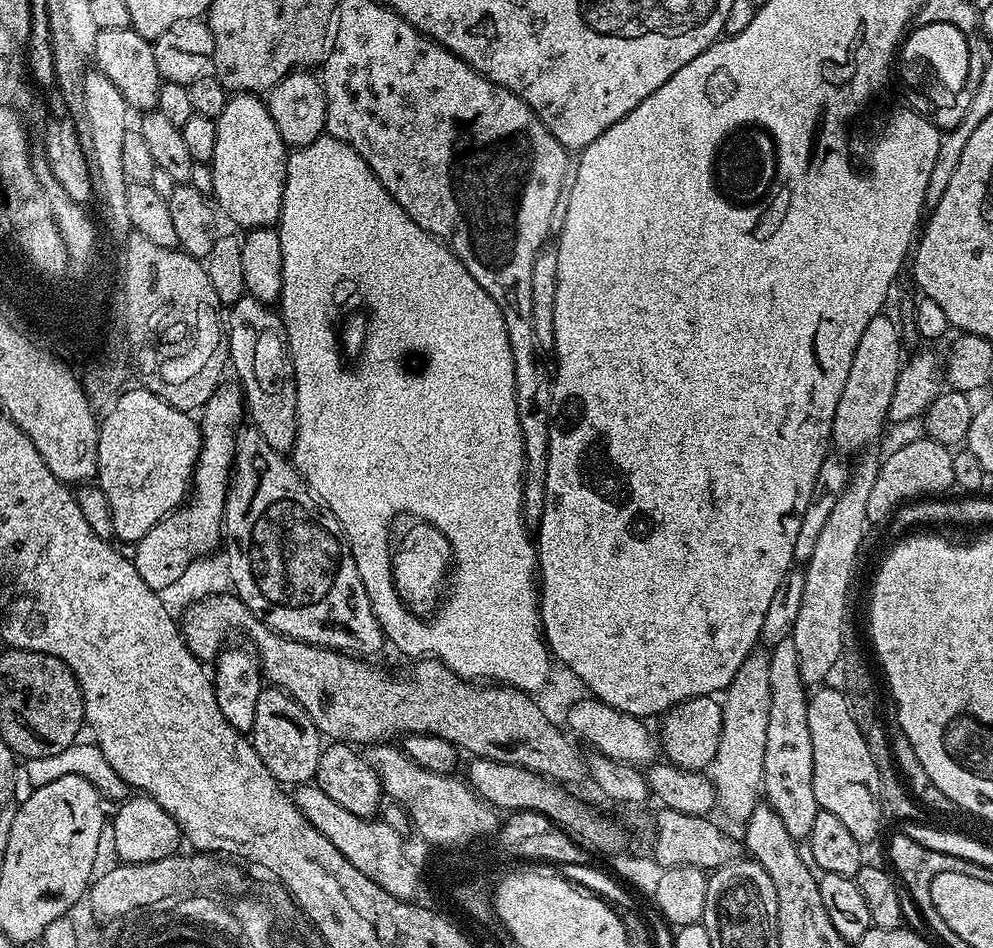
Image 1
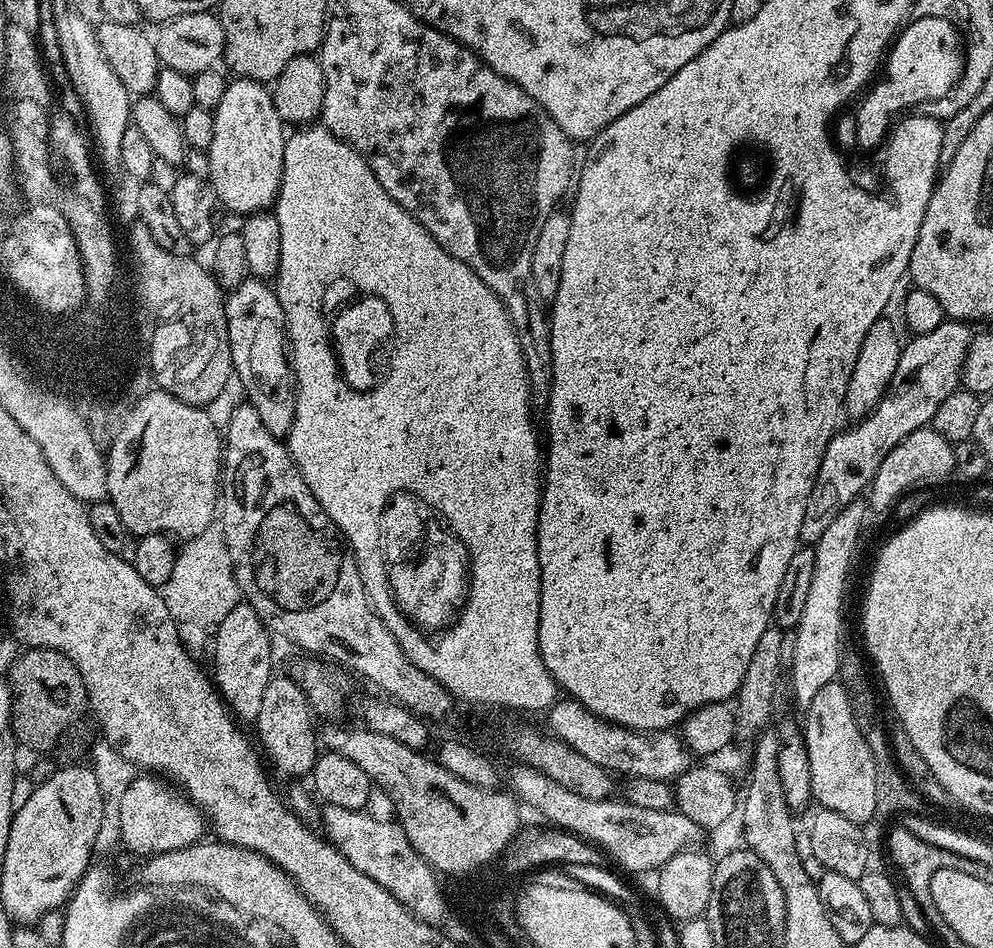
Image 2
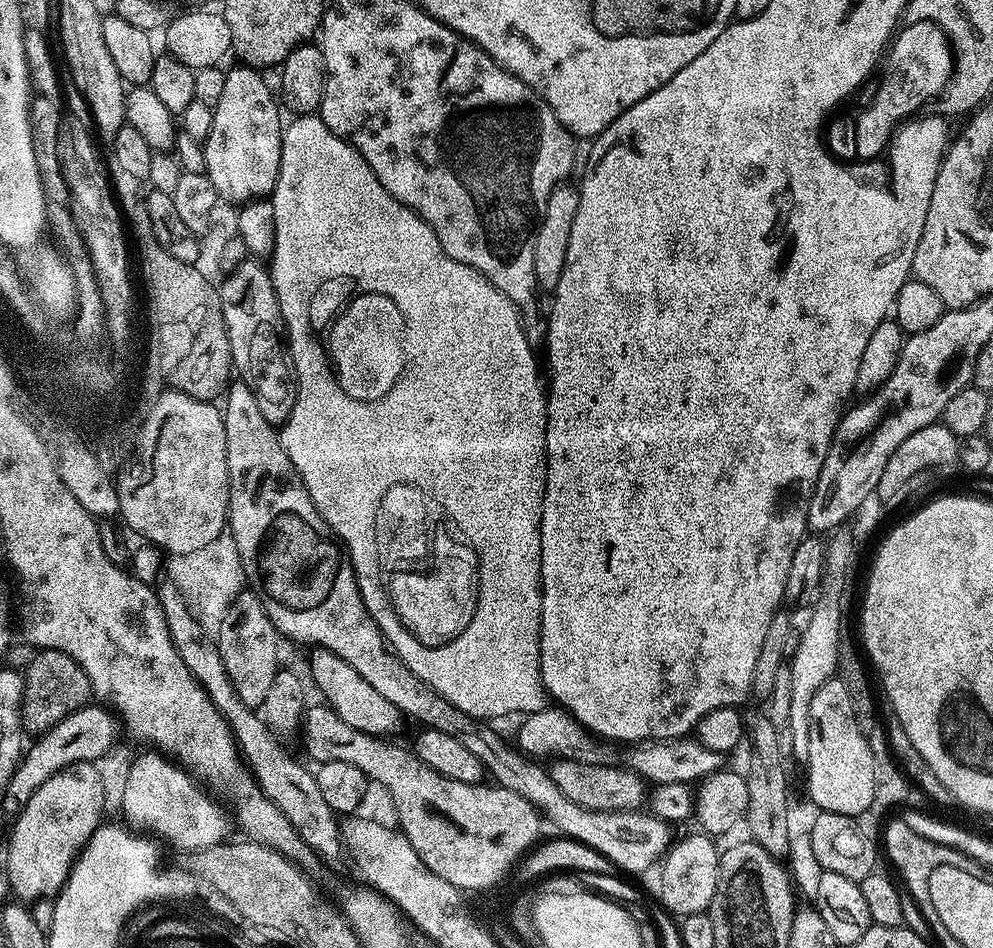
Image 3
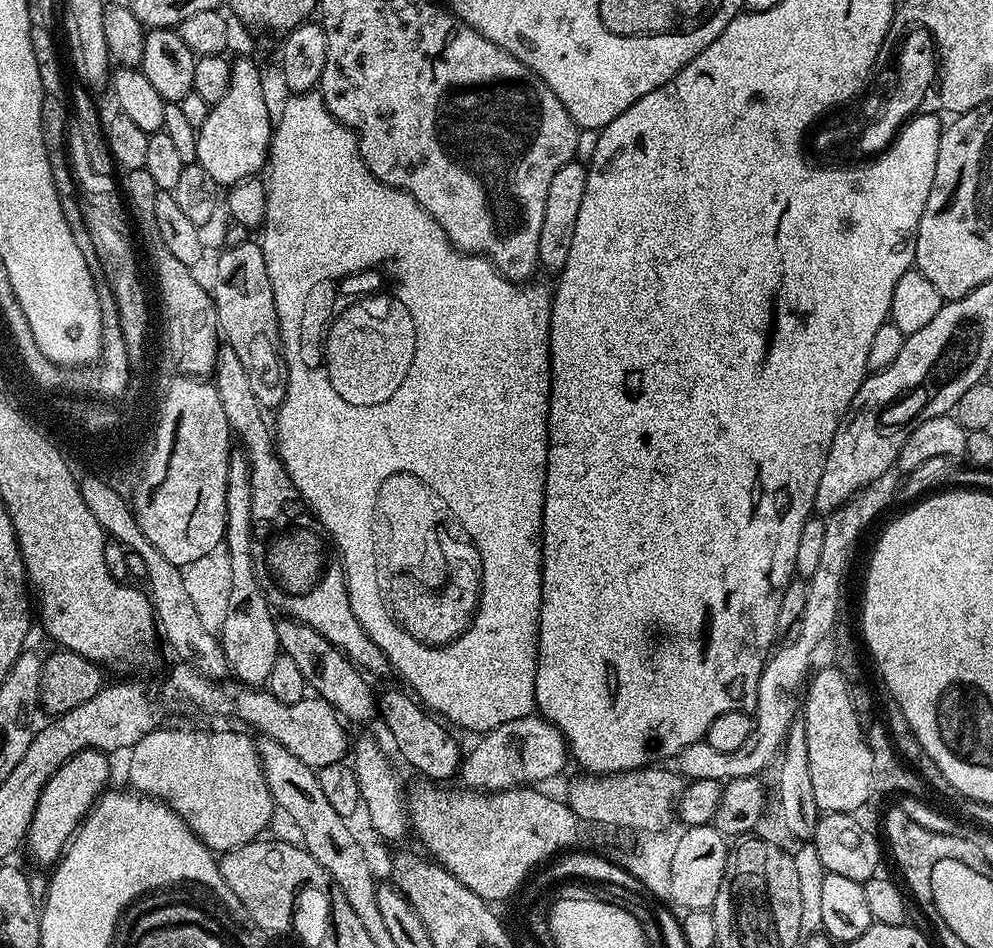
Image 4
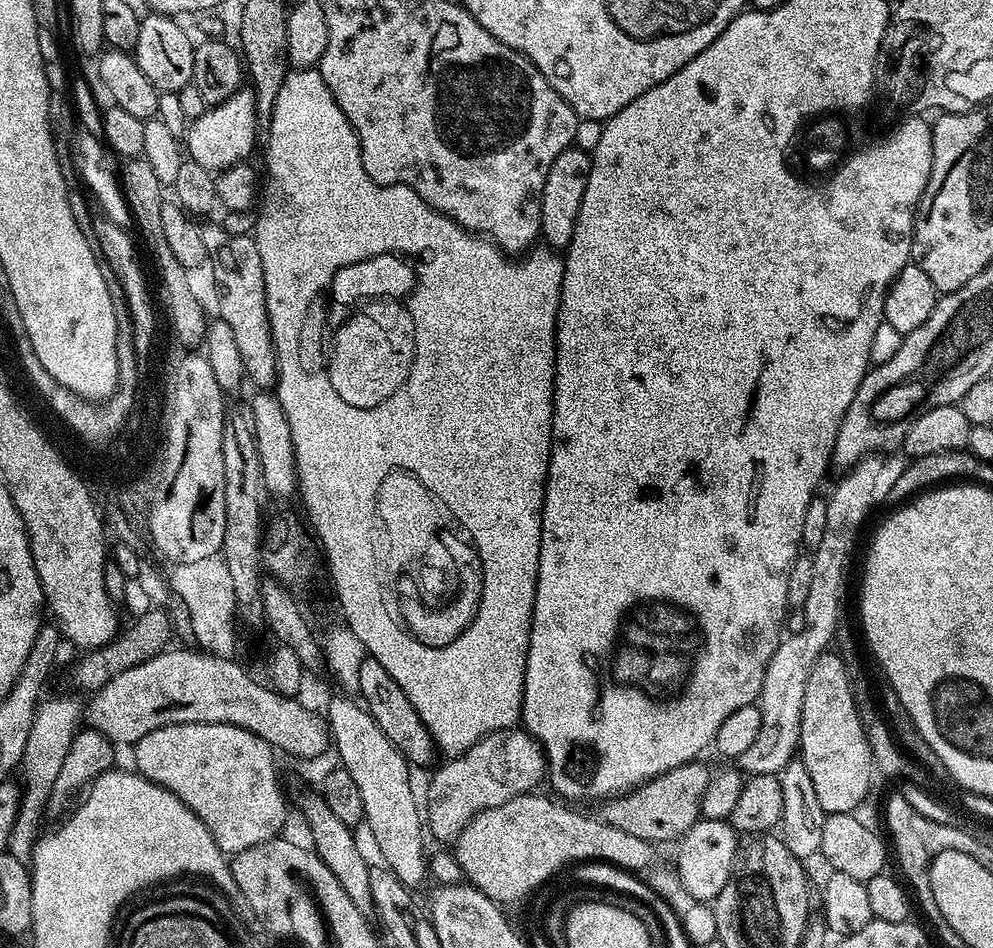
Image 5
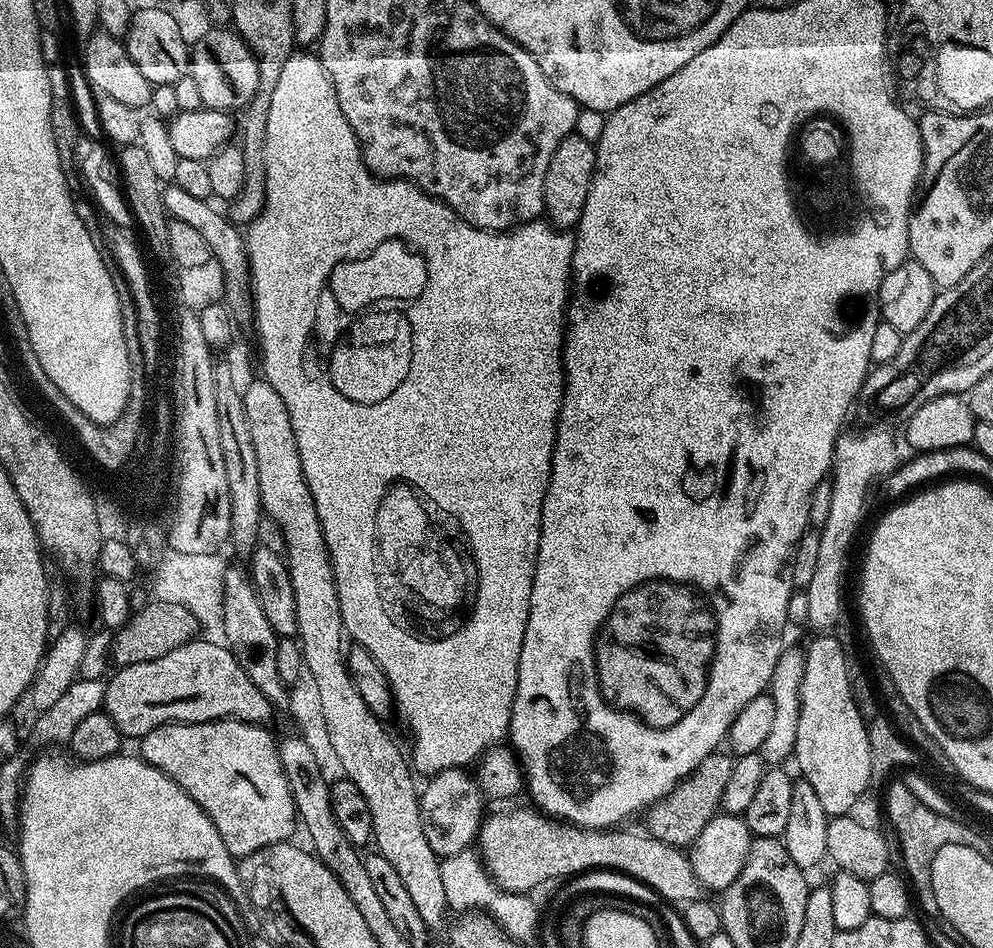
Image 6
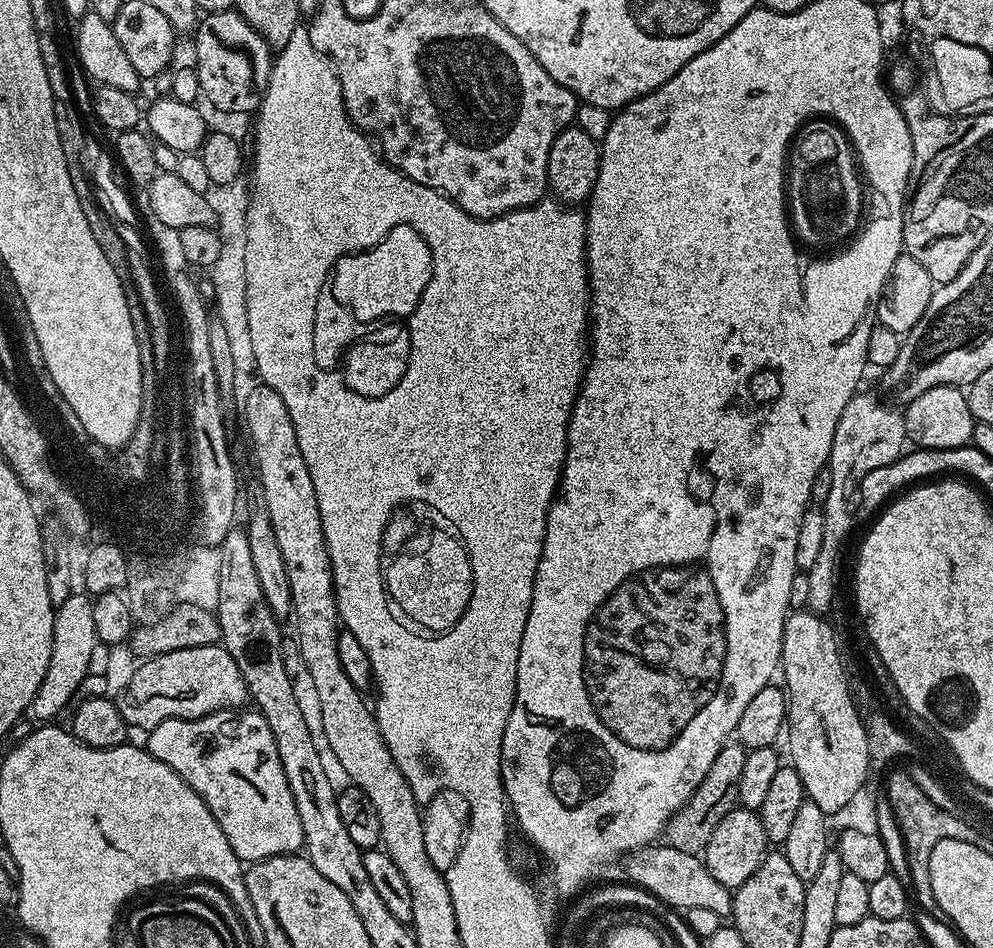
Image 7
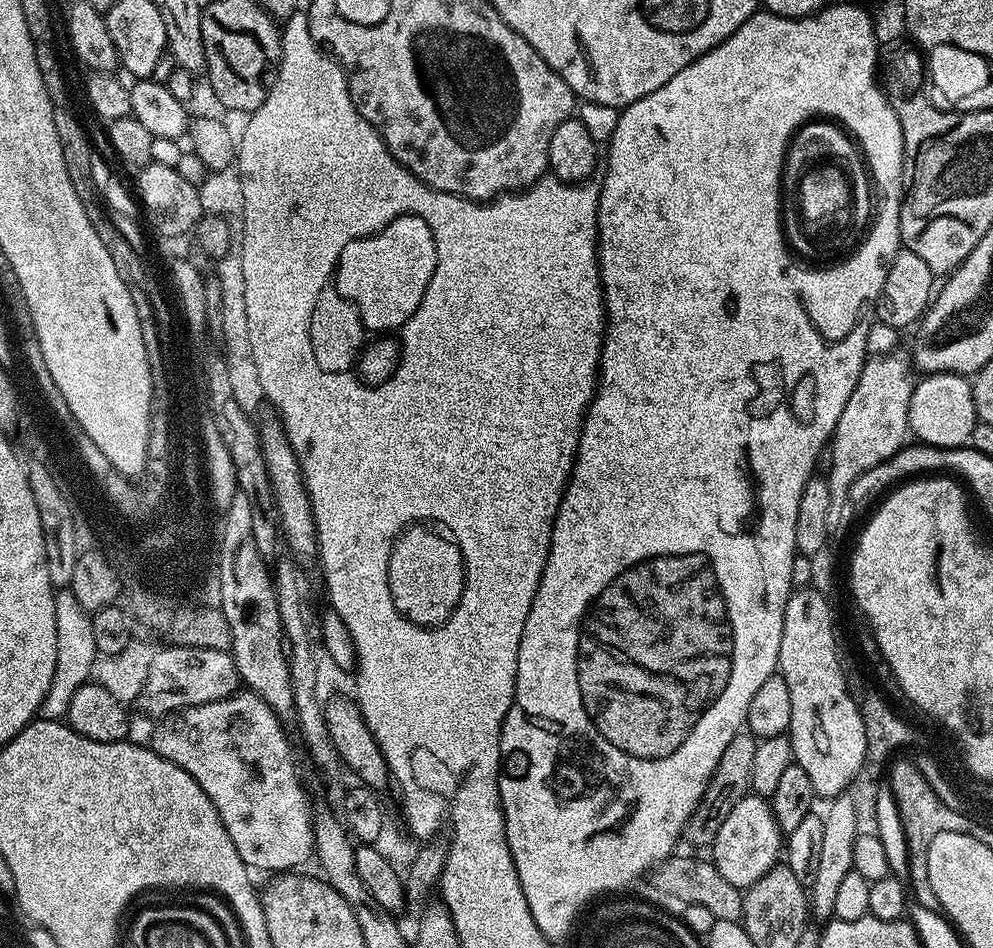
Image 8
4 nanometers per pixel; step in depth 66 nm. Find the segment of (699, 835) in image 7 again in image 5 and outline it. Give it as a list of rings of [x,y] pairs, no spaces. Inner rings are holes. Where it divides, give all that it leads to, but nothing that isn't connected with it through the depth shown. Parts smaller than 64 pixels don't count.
[[[700,763],[683,764],[623,793],[622,798],[603,801],[599,805],[599,819],[605,820],[610,826],[618,826],[618,830],[626,830],[626,834],[634,834],[634,838],[665,845],[670,840],[679,841],[701,819],[700,803],[713,778],[707,766]]]

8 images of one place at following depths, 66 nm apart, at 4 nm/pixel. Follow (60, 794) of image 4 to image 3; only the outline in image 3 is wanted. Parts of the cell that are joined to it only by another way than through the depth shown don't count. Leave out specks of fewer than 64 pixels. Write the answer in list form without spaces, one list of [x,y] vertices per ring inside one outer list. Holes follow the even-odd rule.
[[[95,763],[72,764],[42,782],[20,810],[20,821],[8,842],[8,884],[13,897],[20,902],[55,897],[105,812],[102,779]]]

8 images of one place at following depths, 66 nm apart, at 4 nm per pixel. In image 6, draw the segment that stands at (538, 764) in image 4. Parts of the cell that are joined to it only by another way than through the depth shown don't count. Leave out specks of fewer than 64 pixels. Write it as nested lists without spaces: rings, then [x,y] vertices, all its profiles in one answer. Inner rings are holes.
[[[508,746],[489,748],[480,757],[476,770],[477,781],[471,776],[471,771],[462,768],[438,772],[419,793],[422,831],[426,834],[426,842],[430,842],[430,850],[434,850],[438,857],[451,858],[473,847],[486,816],[484,792],[492,800],[508,800],[522,792],[526,784],[519,759]]]

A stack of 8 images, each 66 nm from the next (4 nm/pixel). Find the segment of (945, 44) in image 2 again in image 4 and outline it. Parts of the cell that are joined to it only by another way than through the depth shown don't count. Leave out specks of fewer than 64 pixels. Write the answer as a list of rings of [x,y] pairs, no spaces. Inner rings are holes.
[[[914,28],[905,38],[898,56],[898,68],[896,70],[896,82],[879,114],[873,121],[867,121],[864,125],[861,148],[867,157],[879,155],[892,144],[896,133],[903,124],[914,116],[921,108],[931,86],[935,85],[938,78],[938,56],[935,41],[927,29]]]

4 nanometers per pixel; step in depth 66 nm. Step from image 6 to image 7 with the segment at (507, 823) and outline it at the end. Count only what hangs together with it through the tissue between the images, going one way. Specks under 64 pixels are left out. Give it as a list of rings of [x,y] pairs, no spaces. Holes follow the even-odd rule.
[[[660,842],[655,846],[639,848],[627,857],[628,876],[632,884],[644,888],[650,895],[657,896],[663,904],[672,910],[687,910],[698,906],[710,910],[722,918],[732,915],[733,889],[722,886],[714,874],[710,874],[703,859],[697,854],[686,854],[682,850],[669,848]]]

